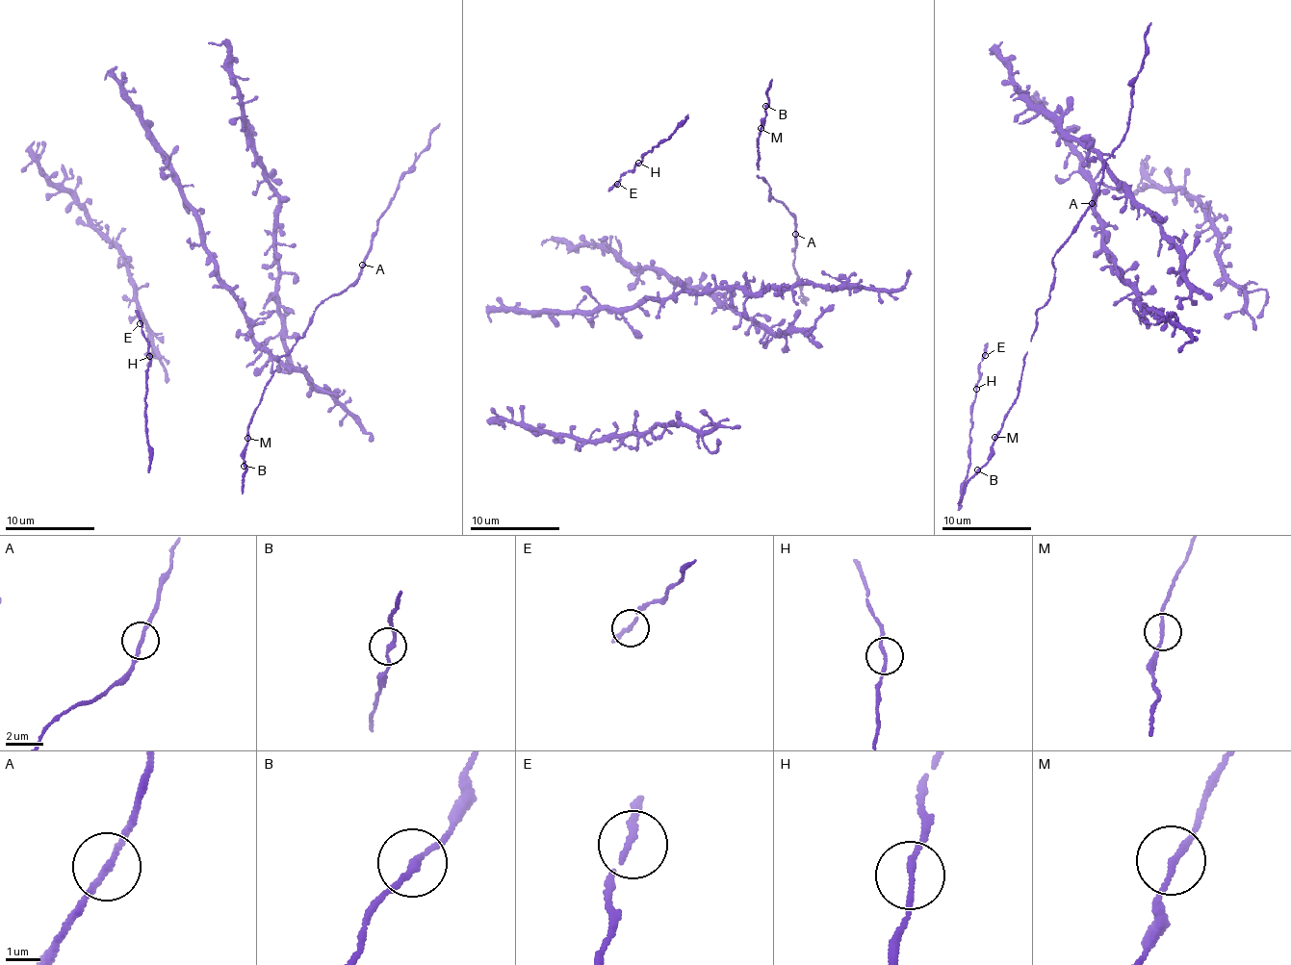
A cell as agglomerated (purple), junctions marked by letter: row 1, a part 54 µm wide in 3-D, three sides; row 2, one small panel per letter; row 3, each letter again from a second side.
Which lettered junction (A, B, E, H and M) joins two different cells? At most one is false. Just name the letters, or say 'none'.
none

